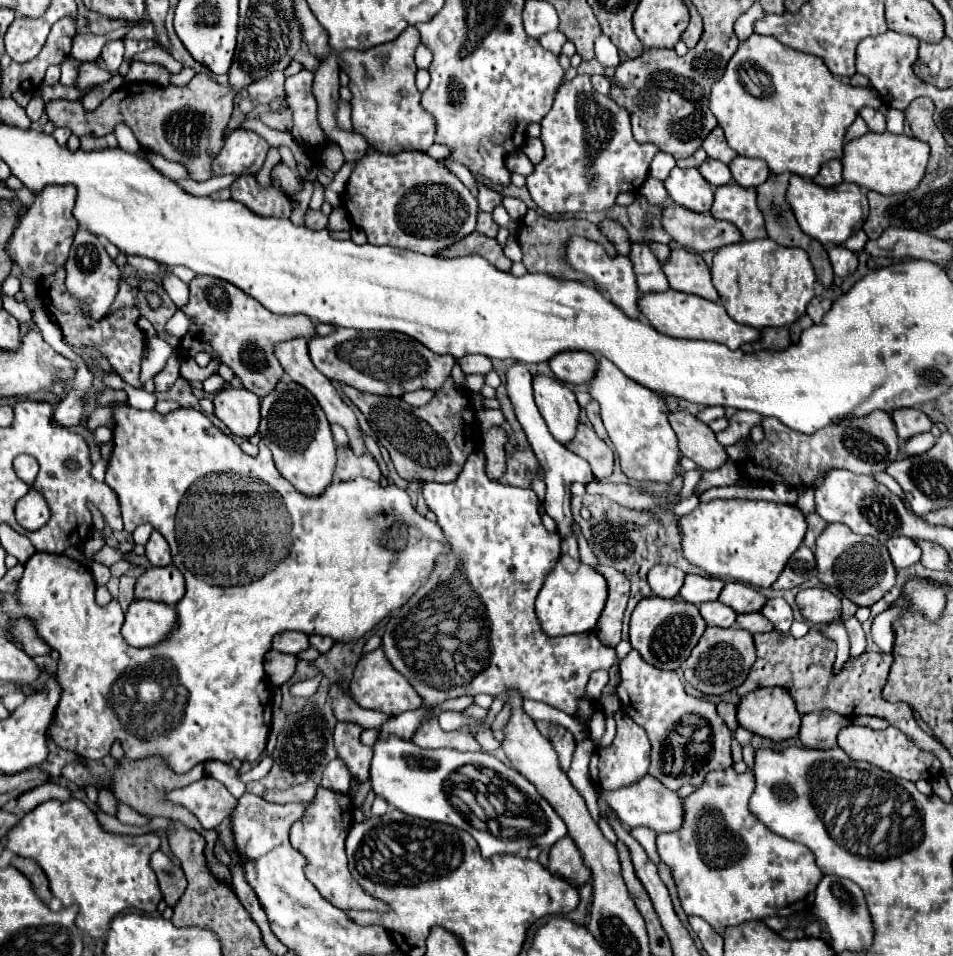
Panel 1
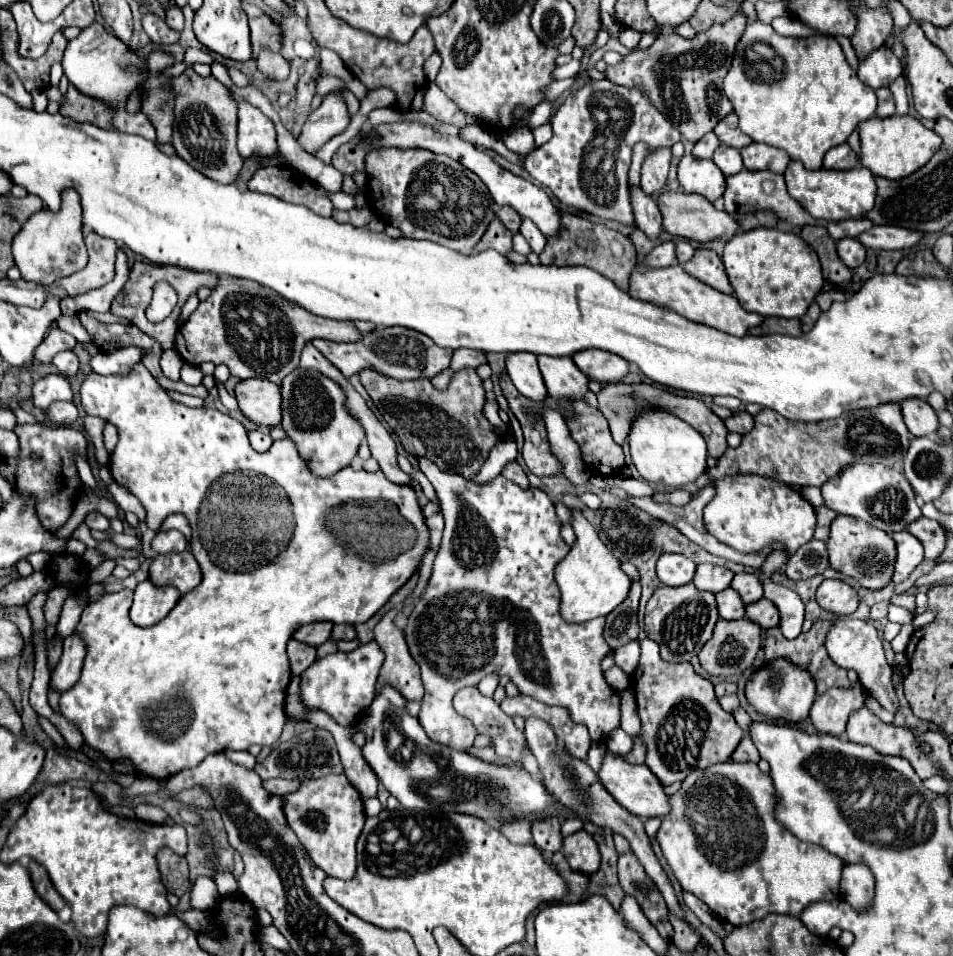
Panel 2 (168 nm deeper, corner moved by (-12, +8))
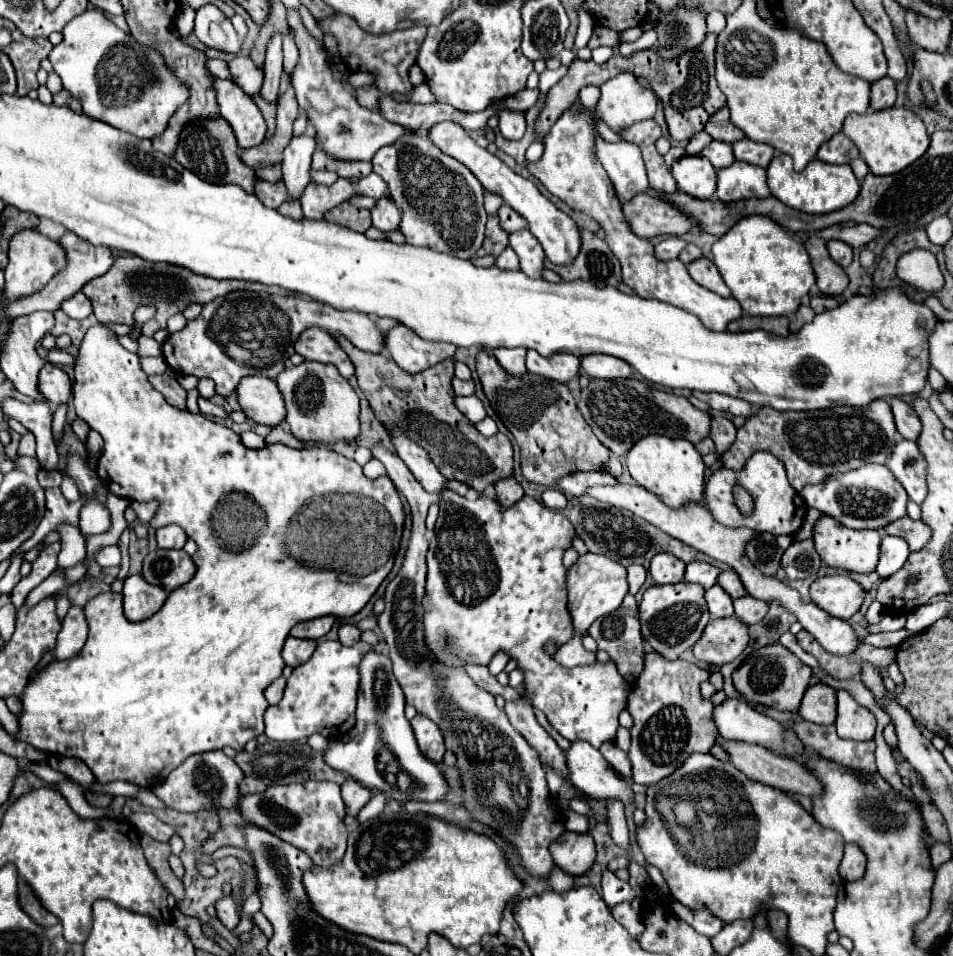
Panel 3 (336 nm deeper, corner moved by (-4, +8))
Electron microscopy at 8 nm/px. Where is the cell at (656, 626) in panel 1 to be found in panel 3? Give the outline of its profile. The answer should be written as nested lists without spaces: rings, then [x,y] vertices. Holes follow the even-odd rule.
[[[678,582],[668,586],[650,586],[640,602],[640,624],[644,640],[666,660],[676,660],[680,654],[696,644],[702,636],[706,624],[710,620],[710,612],[704,600],[704,588],[700,584]]]

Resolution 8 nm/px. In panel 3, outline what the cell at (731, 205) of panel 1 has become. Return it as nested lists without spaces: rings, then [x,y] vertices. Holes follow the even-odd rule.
[[[734,162],[730,168],[718,170],[718,200],[736,202],[748,198],[768,198],[766,170],[752,164]]]

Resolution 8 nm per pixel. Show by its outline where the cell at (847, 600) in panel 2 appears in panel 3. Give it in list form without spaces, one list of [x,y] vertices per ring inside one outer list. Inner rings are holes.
[[[824,576],[816,578],[810,586],[810,596],[816,606],[828,614],[848,620],[854,612],[860,610],[866,592],[850,576]]]

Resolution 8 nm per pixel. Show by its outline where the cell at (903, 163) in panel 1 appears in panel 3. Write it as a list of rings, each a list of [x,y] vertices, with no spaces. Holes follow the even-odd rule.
[[[886,108],[870,114],[850,114],[844,120],[842,132],[858,146],[862,160],[876,176],[888,176],[904,170],[906,166],[916,162],[930,146],[930,136],[922,120],[912,110],[904,108]]]

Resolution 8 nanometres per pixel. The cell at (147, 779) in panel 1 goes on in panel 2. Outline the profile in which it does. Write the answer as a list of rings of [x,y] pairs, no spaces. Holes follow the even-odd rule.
[[[138,804],[134,808],[134,814],[136,814],[136,818],[140,818],[144,822],[152,822],[152,824],[164,824],[164,820],[168,818],[168,814],[162,808],[152,806],[152,804]]]

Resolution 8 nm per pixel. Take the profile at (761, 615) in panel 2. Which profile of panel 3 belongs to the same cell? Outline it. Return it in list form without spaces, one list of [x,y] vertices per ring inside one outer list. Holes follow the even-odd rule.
[[[744,596],[744,598],[740,598],[740,600],[734,602],[734,612],[736,612],[736,616],[738,616],[744,624],[752,626],[752,624],[758,624],[758,622],[766,616],[766,612],[768,612],[768,602],[756,600],[756,598],[752,598],[752,596]]]

